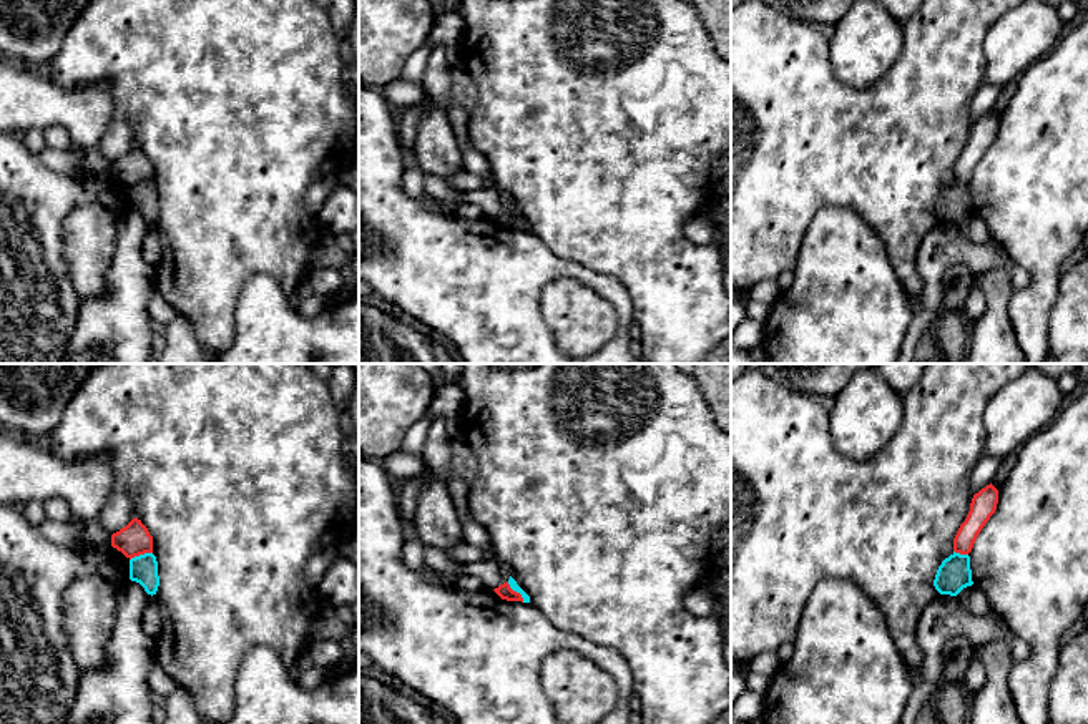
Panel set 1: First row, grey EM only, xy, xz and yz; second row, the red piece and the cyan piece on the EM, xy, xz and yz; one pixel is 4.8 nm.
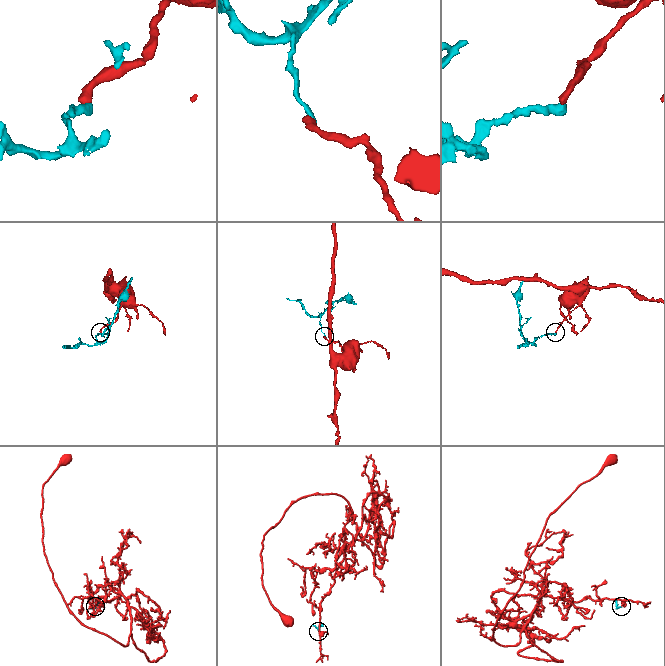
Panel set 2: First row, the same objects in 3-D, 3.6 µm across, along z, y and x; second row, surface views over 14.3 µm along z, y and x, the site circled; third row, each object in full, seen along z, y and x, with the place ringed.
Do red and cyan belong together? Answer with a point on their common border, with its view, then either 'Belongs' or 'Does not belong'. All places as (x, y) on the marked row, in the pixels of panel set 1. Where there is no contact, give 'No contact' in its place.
Touches red at xz (515, 591). Does not belong

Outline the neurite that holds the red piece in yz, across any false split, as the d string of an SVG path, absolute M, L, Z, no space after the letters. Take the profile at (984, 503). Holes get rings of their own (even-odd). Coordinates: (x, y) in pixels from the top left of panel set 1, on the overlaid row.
M992 483L973 495L970 511L953 538L955 553L968 555L972 551L978 533L995 513L997 503L998 490Z

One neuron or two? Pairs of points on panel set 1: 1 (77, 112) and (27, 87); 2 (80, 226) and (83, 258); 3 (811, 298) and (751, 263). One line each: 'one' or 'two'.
1: one
2: one
3: two

